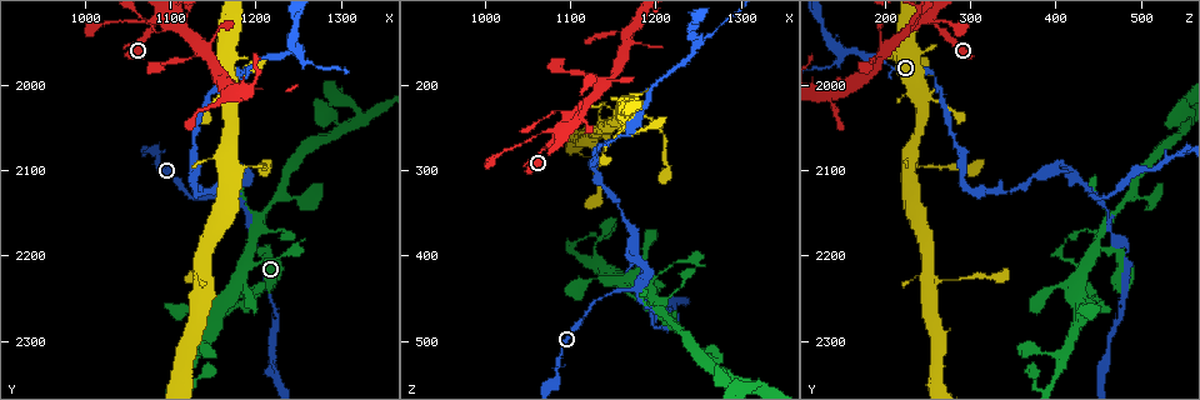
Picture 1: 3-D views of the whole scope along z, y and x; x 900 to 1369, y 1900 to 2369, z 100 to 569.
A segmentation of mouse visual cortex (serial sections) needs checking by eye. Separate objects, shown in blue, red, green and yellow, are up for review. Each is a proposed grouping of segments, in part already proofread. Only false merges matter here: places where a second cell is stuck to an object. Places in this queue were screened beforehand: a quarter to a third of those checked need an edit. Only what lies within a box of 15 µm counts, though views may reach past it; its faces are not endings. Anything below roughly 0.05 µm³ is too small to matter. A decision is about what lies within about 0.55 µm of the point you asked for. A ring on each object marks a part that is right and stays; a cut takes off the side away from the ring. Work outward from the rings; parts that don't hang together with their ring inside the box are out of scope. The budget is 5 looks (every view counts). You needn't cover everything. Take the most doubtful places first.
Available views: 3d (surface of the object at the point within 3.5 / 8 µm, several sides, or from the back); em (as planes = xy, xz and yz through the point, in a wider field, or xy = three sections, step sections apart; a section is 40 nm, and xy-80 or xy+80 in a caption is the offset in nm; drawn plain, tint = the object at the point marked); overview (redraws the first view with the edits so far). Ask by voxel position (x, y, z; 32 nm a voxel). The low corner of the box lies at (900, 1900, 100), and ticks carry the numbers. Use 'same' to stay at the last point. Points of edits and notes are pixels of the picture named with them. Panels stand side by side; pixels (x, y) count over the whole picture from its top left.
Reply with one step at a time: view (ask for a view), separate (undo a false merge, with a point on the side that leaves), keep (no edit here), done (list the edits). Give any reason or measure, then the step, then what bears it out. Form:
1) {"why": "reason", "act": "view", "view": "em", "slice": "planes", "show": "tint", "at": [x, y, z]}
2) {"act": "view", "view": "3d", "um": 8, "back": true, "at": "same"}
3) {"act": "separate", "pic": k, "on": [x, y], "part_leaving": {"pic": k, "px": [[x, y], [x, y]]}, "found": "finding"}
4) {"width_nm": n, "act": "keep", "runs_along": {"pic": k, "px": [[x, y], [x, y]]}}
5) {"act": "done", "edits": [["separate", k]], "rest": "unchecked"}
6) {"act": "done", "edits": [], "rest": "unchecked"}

{"why": "thin neck", "act": "view", "view": "3d", "um": 3.5, "at": [1175, 2120, 440]}

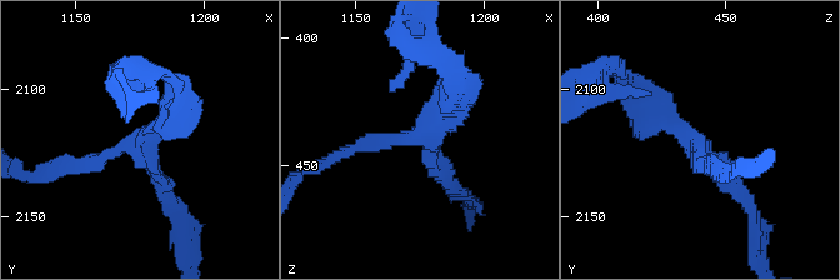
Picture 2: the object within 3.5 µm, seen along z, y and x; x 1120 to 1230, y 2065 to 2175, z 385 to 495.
{"arms": 3, "arm_widths_nm": [200, 200, 300], "act": "view", "view": "em", "slice": "xy", "step": 2, "show": "tint", "at": [1173, 2120, 439]}

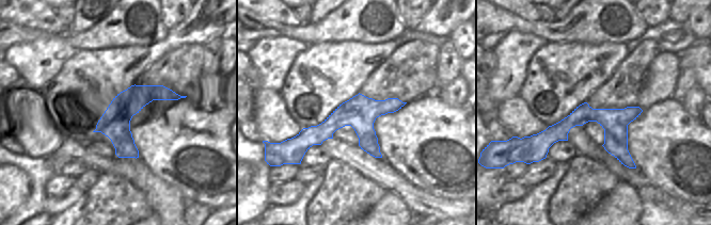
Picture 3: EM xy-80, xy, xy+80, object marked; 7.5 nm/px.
{"act": "keep", "runs_along": {"pic": 3, "px": [[399, 103], [345, 114], [296, 146]]}, "found": "all the same cell"}

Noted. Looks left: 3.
{"why": "sharp bend", "act": "view", "view": "3d", "um": 8, "at": [1250, 1960, 145]}

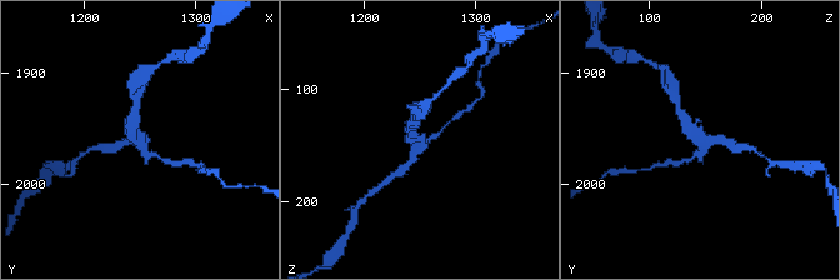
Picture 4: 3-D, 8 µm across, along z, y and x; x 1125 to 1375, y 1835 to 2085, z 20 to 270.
{"why": "closer look", "act": "view", "view": "3d", "um": 3.5, "at": [1246, 1964, 150]}

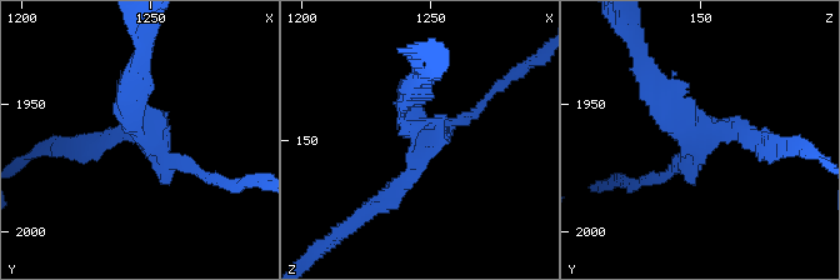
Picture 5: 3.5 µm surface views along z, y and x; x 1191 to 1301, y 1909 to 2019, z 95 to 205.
{"arms": 3, "arm_widths_nm": [150, 200, 250], "act": "view", "view": "em", "slice": "xy", "step": 2, "show": "tint", "at": [1248, 1964, 150]}

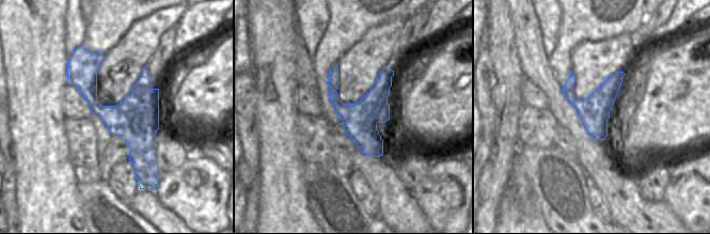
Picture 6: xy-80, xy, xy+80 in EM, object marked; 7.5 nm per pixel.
{"width_nm": 260, "act": "keep", "runs_along": {"pic": 5, "px": [[759, 139], [685, 139], [650, 85]]}, "found": "continuous, no second cell"}

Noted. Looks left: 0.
{"act": "done", "edits": [], "rest": "unchecked"}

